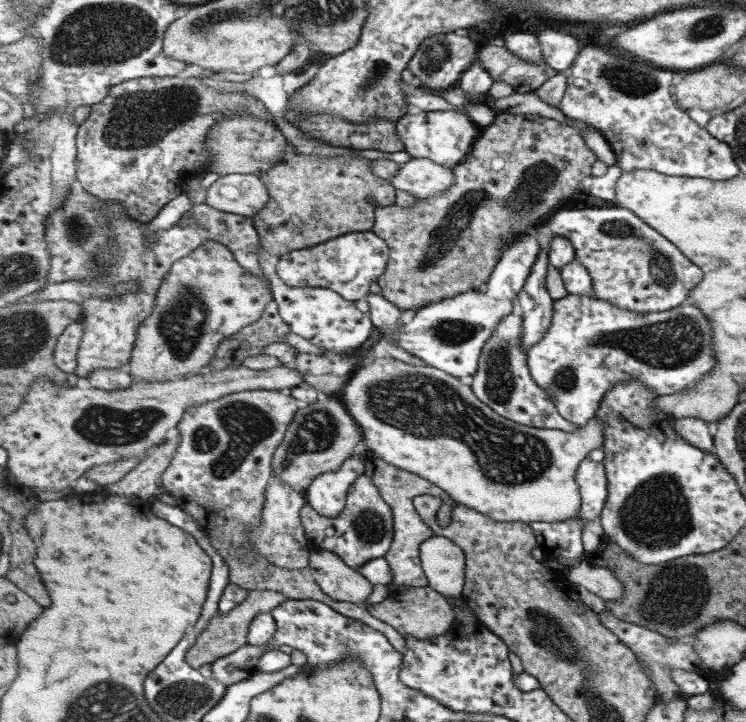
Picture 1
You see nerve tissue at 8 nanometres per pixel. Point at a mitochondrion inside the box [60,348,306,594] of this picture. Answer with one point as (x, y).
(238, 426)

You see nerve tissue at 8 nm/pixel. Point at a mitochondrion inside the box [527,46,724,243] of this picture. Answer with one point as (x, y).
(631, 83)

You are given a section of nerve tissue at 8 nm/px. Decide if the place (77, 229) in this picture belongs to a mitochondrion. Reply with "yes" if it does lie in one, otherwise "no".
yes

